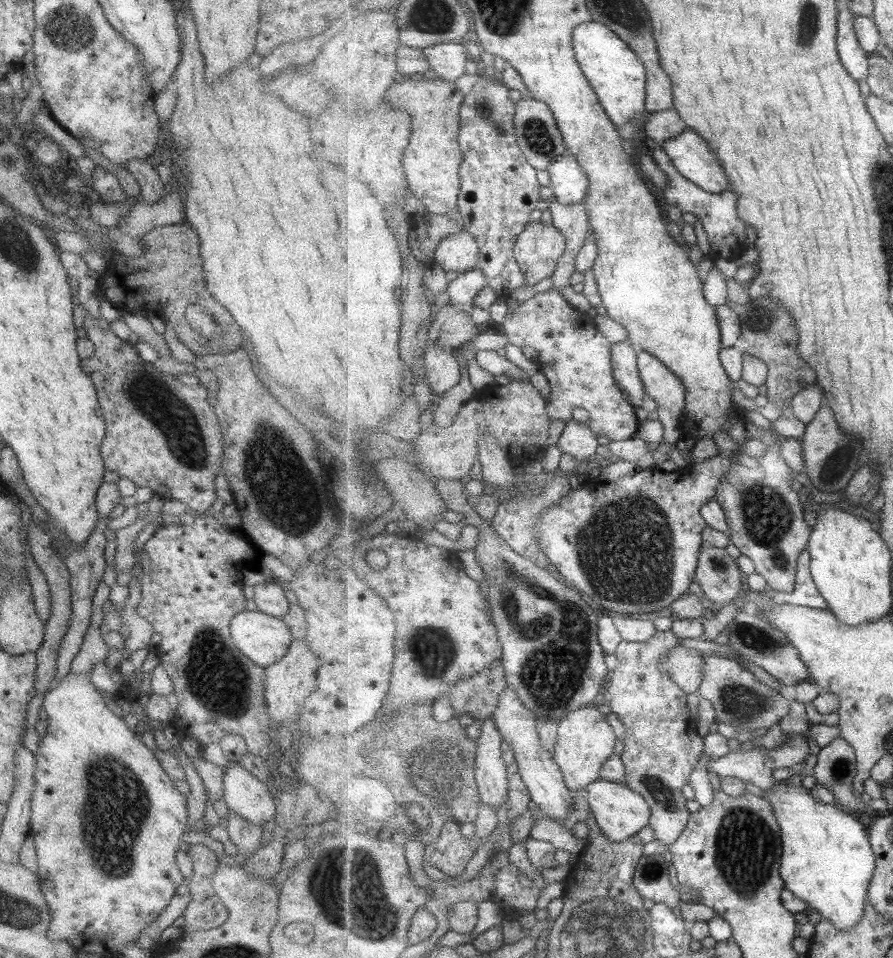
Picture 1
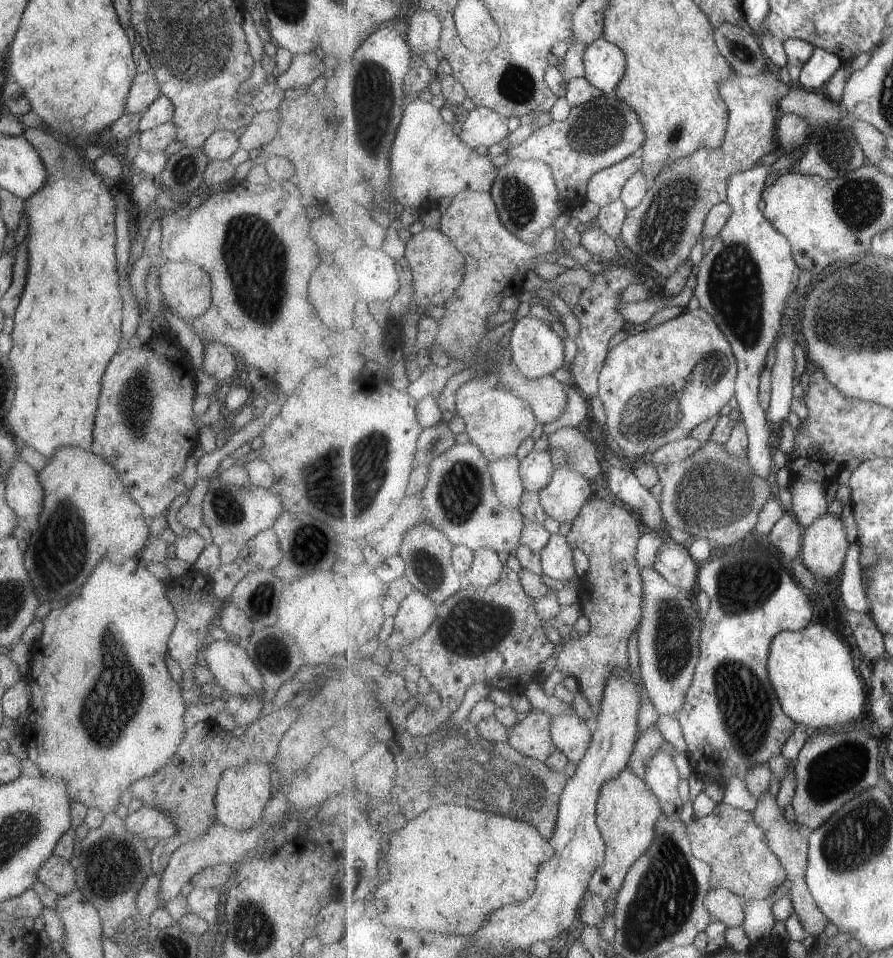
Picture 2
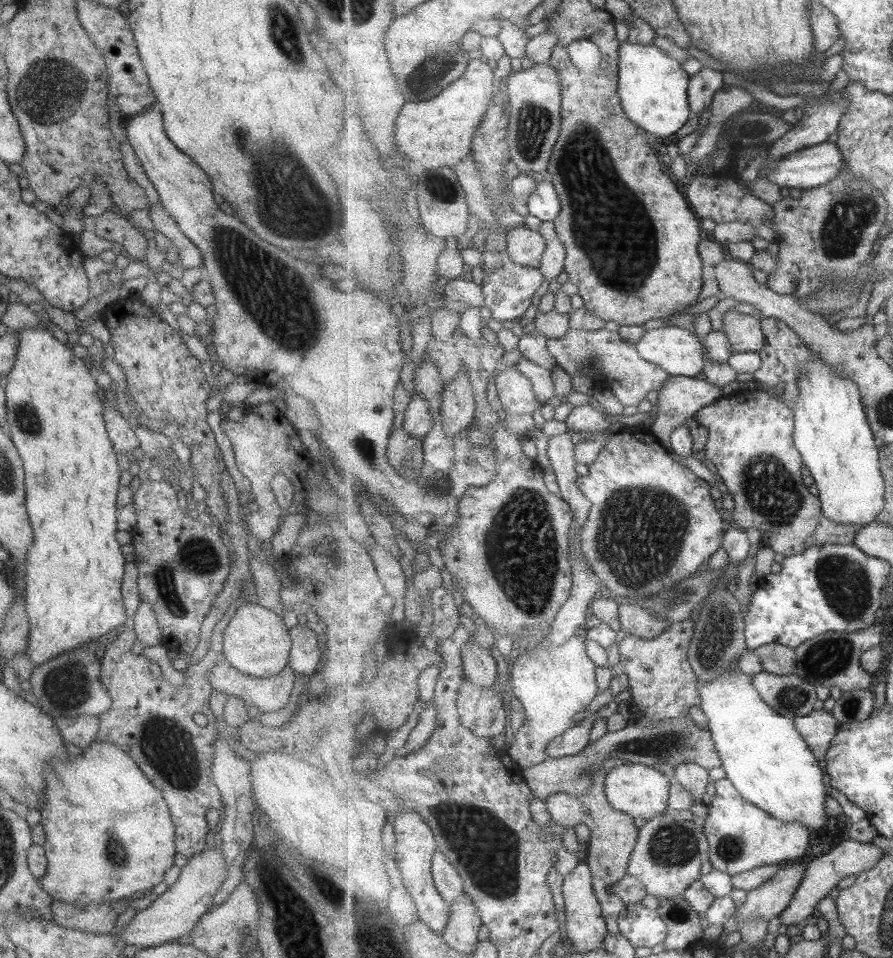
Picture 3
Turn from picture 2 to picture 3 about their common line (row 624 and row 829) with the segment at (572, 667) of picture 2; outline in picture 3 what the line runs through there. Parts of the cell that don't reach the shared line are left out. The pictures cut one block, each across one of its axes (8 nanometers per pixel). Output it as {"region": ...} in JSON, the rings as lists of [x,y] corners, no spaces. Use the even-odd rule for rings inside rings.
{"region":[[[602,767],[589,769],[589,779],[593,780],[594,786],[589,789],[583,797],[573,797],[568,792],[557,792],[545,798],[547,812],[551,814],[551,821],[562,826],[577,826],[585,824],[590,830],[588,843],[588,857],[586,864],[590,866],[592,880],[594,882],[595,895],[599,898],[603,917],[608,924],[608,933],[612,936],[622,935],[620,932],[620,920],[622,913],[626,911],[627,905],[615,892],[615,886],[626,878],[629,870],[630,860],[638,843],[640,828],[633,824],[633,816],[629,816],[611,806],[606,795],[606,778],[608,773]]]}

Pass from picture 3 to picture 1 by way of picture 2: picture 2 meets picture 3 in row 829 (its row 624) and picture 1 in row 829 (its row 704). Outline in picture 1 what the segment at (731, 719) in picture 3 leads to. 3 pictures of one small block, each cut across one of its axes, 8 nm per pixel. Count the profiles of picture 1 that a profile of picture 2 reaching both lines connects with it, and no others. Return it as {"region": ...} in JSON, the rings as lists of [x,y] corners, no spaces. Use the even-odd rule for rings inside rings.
{"region":[[[786,780],[777,781],[765,795],[774,804],[782,826],[785,853],[781,876],[786,889],[807,903],[810,910],[820,913],[822,919],[830,920],[839,931],[855,929],[866,915],[869,885],[877,865],[868,830],[853,815],[821,802],[811,796],[809,789],[793,786]]]}

